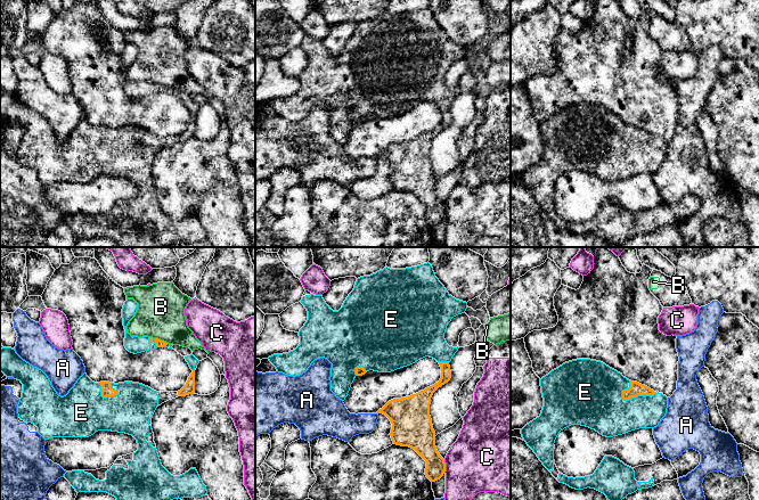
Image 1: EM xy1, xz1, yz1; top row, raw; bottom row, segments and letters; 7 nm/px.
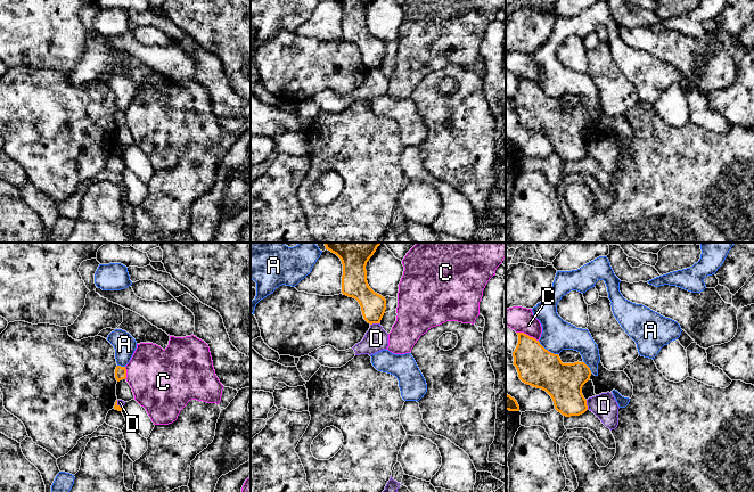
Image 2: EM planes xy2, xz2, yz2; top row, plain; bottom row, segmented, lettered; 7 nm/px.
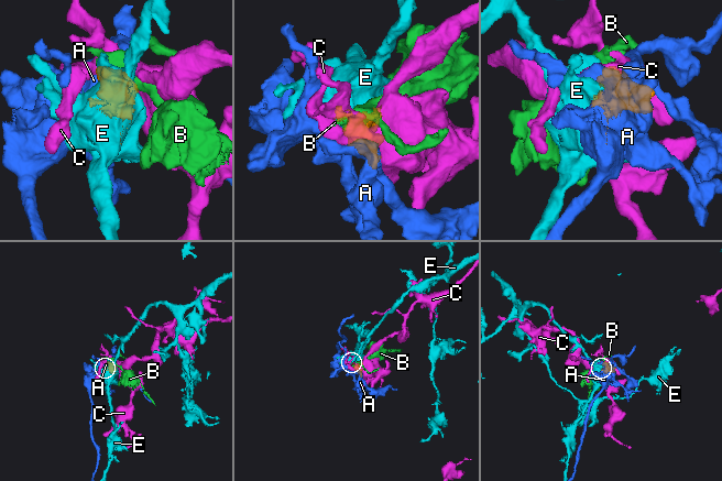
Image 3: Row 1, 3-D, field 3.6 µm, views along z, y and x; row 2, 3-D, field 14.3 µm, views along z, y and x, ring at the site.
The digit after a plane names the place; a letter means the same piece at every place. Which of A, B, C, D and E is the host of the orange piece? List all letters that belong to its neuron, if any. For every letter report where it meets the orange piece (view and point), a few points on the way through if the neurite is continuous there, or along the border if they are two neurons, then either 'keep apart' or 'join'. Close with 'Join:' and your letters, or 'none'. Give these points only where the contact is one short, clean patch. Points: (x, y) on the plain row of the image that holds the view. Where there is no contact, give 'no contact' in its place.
A: yz2 (547, 95) | keep apart
B: xy1 (160, 84) | keep apart
C: yz2 (527, 80) | keep apart
D: yz2 (586, 149) | along yz2 (586, 145), (588, 154) | keep apart
E: yz1 (638, 139) | join
Join: E

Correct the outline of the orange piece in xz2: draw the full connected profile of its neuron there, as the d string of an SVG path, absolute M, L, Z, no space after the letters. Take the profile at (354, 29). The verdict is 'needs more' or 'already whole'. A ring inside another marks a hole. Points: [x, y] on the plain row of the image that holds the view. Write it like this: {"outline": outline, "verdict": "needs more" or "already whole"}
{"outline": "M337 0L343 9L342 38L355 43L363 64L372 69L379 68L385 55L386 44L375 38L368 30L366 10L372 0Z", "verdict": "already whole"}

